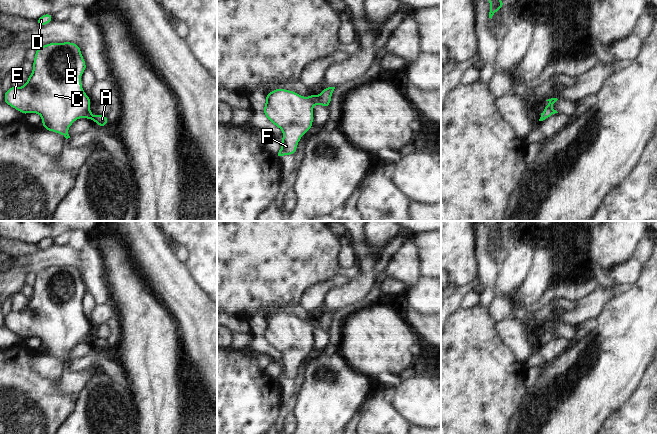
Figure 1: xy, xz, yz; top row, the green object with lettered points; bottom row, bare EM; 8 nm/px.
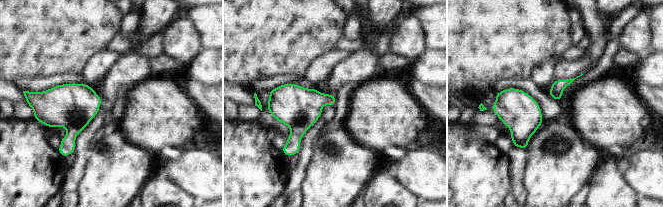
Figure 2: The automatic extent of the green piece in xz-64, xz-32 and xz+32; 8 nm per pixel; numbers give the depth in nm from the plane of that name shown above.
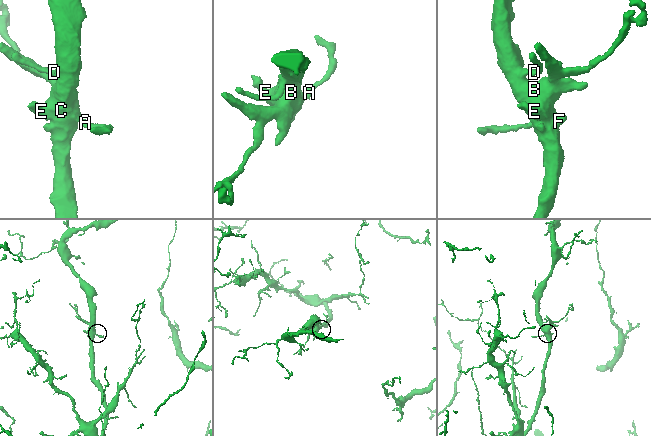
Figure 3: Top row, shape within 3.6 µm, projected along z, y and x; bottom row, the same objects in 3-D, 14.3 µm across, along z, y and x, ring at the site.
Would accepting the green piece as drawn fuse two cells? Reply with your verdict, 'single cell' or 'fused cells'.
single cell

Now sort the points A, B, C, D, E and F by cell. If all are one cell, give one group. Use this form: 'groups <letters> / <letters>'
groups A B C D E F

